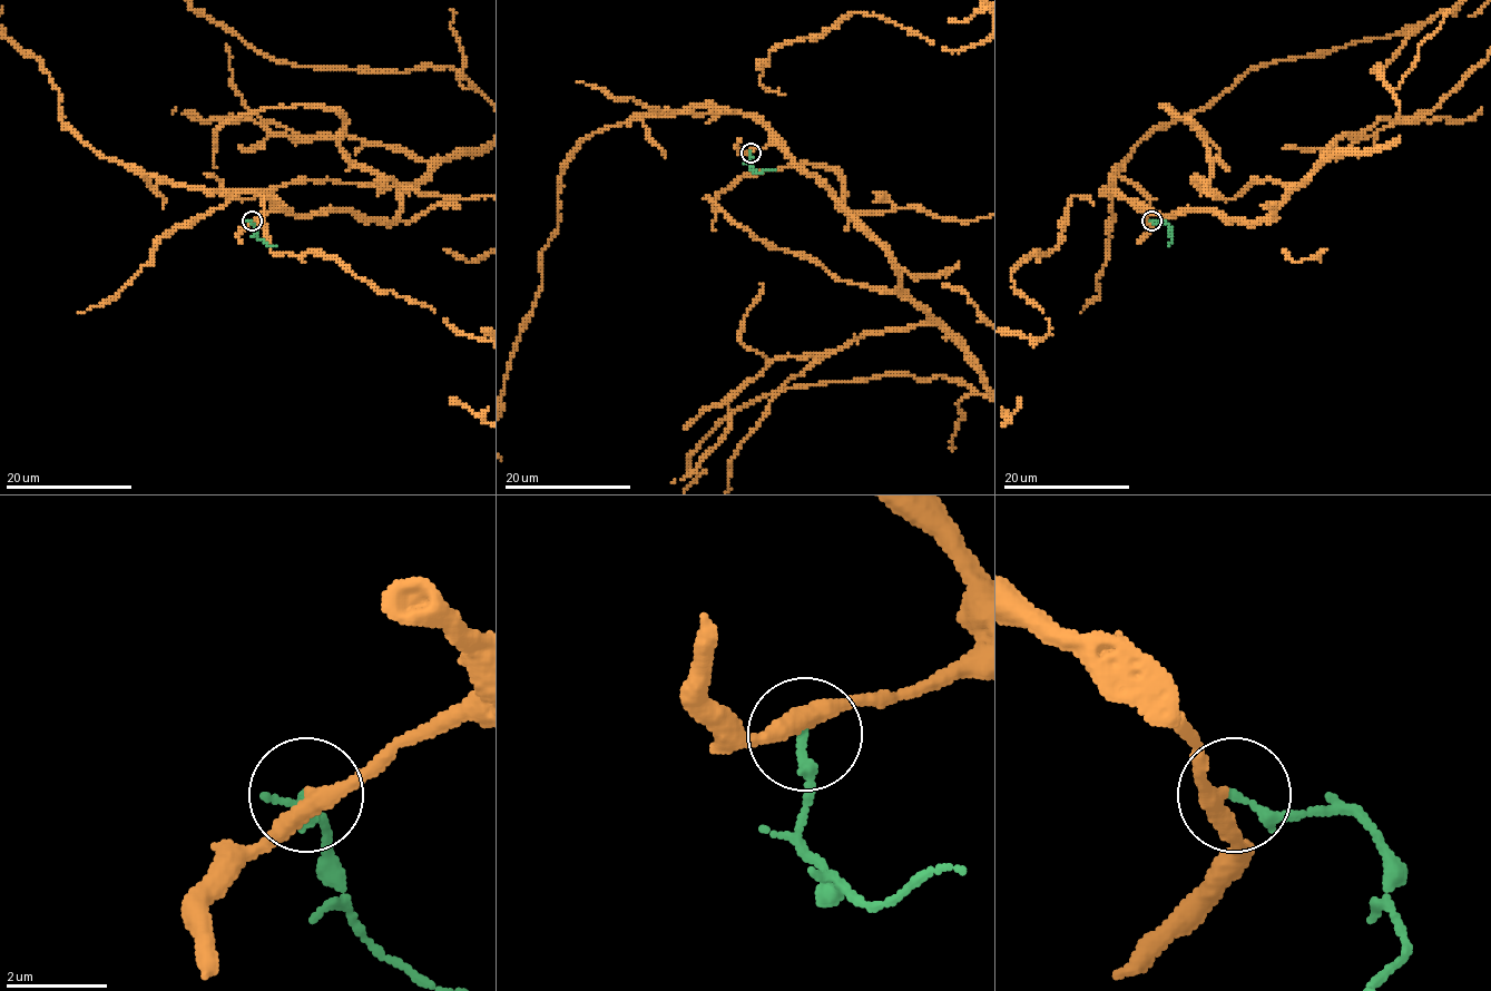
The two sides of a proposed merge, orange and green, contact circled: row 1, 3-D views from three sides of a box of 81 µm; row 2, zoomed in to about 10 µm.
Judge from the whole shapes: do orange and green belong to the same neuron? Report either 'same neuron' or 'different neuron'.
same neuron

